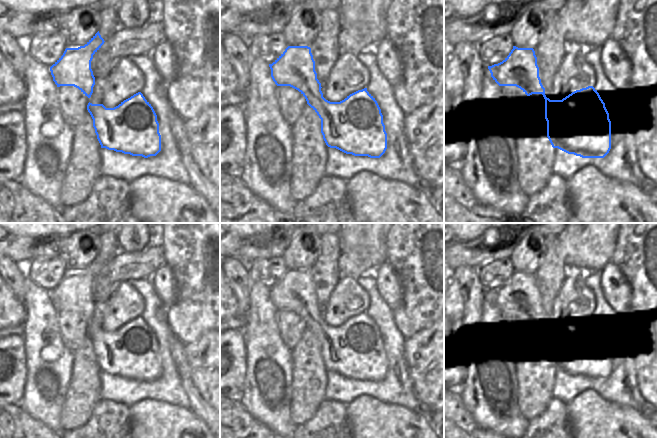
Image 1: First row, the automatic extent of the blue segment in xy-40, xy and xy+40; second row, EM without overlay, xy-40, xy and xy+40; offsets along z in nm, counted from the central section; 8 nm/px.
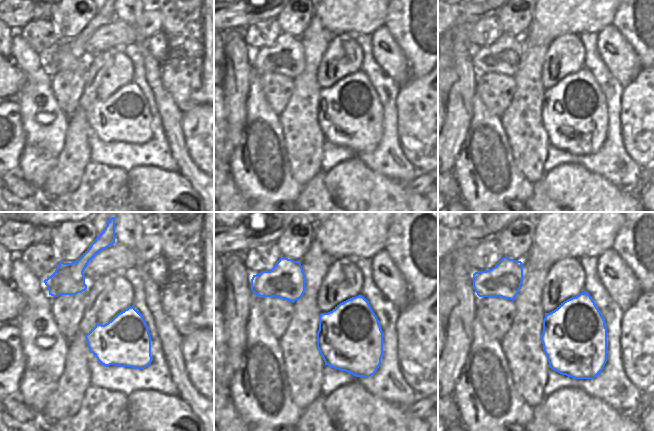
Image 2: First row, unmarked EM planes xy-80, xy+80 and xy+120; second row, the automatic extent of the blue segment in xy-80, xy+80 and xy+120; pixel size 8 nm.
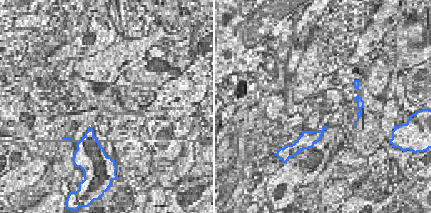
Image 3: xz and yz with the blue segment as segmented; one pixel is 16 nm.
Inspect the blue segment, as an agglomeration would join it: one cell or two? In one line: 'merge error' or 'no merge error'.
no merge error

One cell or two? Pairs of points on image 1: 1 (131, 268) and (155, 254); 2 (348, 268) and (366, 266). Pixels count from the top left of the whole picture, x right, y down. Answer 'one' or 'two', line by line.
1: one
2: one

